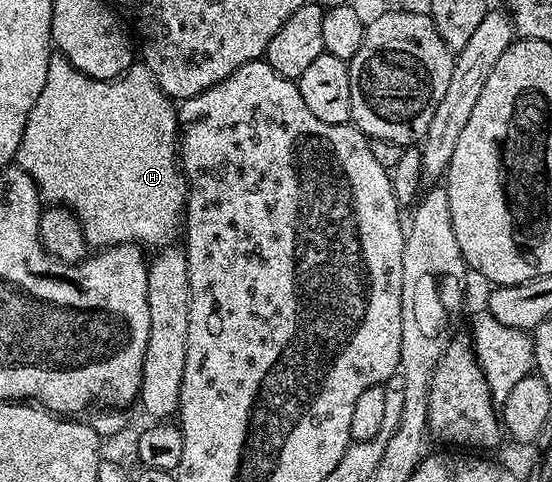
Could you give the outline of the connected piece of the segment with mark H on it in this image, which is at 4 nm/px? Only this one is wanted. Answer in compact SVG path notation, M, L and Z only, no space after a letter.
M133 64L121 77L113 81L89 78L72 66L70 70L52 70L47 68L47 84L43 84L43 92L39 100L35 100L35 108L31 108L31 116L25 125L25 135L17 149L16 165L28 172L41 191L42 199L49 204L66 206L76 214L85 233L86 243L93 248L118 246L121 242L140 244L142 247L166 247L178 241L183 230L183 215L187 201L187 183L179 165L179 123L174 99L167 97L159 88L159 84L151 76L144 64Z

